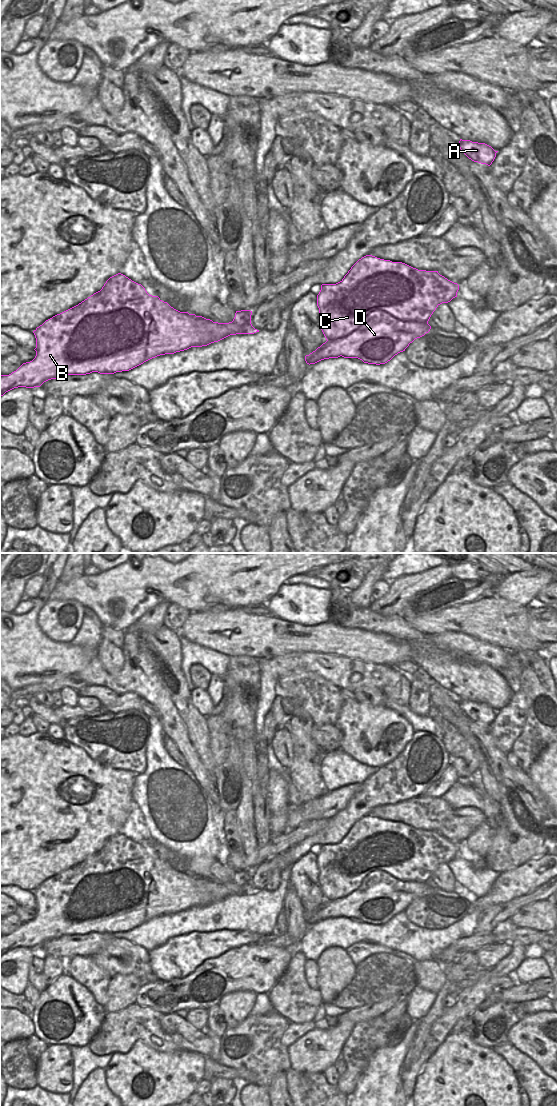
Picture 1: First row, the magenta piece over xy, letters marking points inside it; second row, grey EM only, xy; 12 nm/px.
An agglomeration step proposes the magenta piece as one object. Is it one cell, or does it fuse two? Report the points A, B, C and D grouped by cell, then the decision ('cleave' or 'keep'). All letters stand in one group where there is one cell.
A B C / D | cleave

